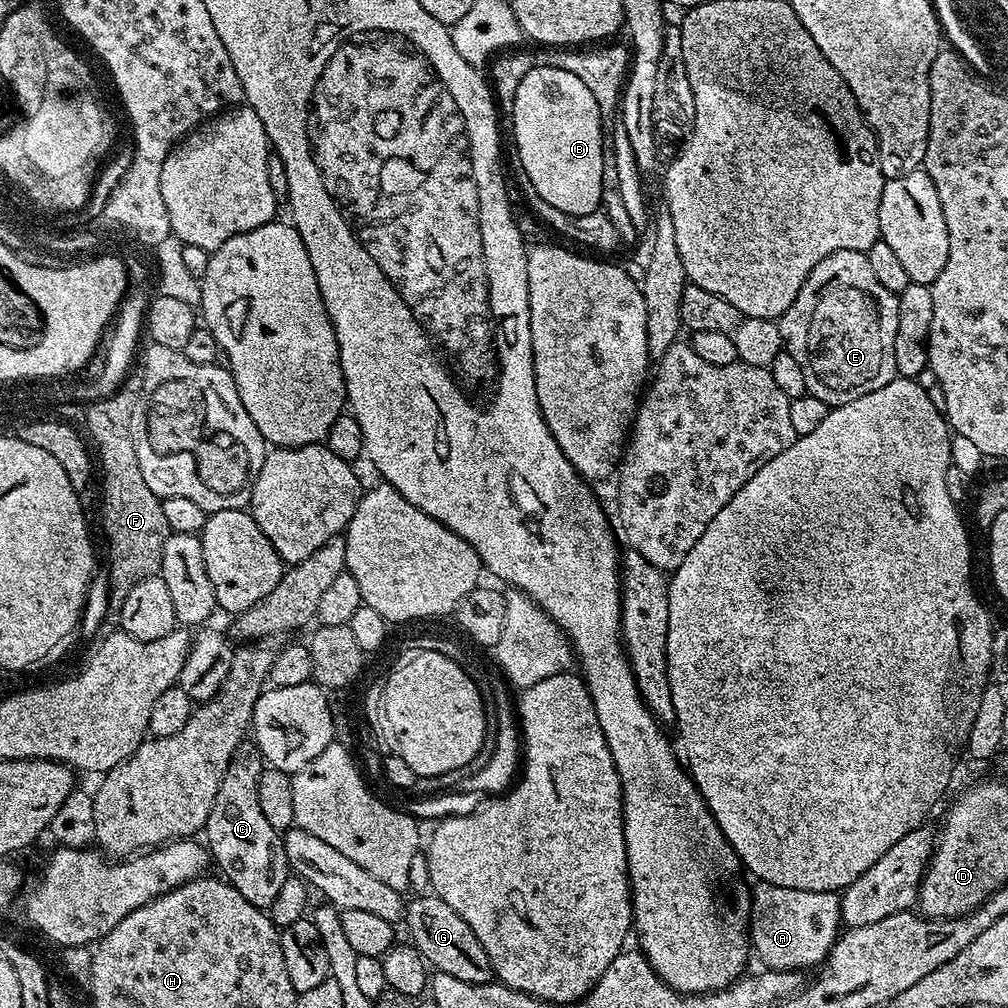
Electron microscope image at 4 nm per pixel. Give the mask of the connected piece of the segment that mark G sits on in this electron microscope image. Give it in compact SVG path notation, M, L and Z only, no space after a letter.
M416 894L404 905L402 924L408 927L410 943L420 951L420 957L429 969L451 974L462 982L471 984L493 983L492 963L478 942L478 934L466 926L466 918L452 907L446 906L442 898L435 894Z

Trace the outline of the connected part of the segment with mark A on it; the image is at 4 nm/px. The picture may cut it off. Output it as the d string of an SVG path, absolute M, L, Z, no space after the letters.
M763 882L752 888L752 922L750 925L750 948L761 960L765 969L773 972L805 970L811 964L819 965L836 943L842 931L840 919L840 897L834 892L814 890L790 890L790 886L774 886Z

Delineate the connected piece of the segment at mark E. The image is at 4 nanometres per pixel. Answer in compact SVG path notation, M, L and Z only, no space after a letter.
M838 250L822 258L822 262L810 270L806 282L802 282L802 290L798 290L794 302L790 302L790 310L781 314L778 323L784 351L802 366L807 395L822 398L829 406L854 402L854 398L862 398L862 394L870 394L870 390L879 390L886 382L897 379L894 334L898 334L898 296L878 282L867 252Z

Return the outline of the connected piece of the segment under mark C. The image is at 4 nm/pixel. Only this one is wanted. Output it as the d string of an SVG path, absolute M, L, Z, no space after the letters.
M245 738L236 747L226 774L222 774L222 786L218 786L214 806L210 806L210 818L204 823L203 835L208 836L206 847L215 867L217 864L224 871L221 872L223 879L232 884L246 902L268 910L285 885L290 869L283 835L266 822L258 806L258 778L264 763L260 747L251 739Z

